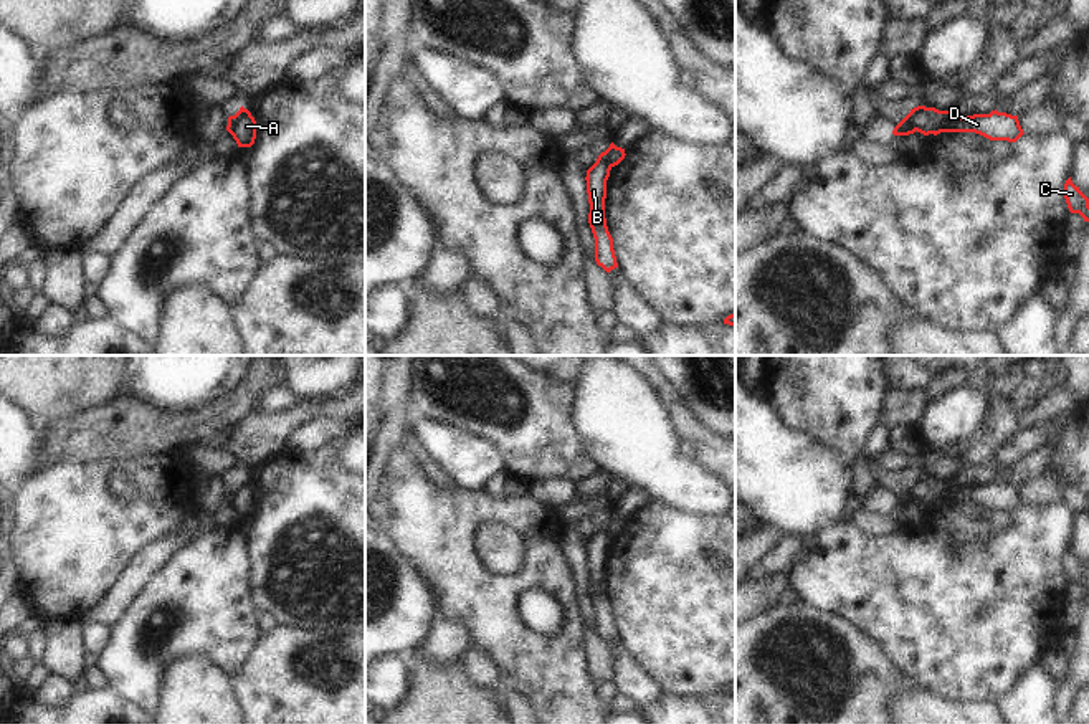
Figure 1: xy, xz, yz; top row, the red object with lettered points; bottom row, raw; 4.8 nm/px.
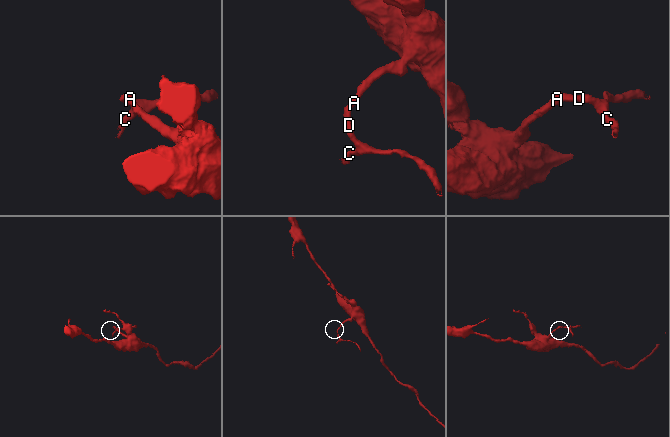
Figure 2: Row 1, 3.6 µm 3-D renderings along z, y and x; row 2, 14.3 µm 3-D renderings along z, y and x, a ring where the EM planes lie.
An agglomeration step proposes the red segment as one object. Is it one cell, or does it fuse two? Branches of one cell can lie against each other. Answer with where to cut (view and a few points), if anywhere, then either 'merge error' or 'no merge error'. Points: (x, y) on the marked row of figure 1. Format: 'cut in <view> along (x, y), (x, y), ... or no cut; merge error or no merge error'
cut in yz along (906, 116), (916, 129); merge error

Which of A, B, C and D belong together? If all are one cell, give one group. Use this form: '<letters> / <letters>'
A / B C D

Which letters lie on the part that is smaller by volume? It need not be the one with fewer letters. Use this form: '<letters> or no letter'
B, C, D

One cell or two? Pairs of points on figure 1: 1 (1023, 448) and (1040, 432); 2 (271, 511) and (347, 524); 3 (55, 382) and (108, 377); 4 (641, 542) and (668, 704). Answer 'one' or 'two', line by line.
1: one
2: one
3: one
4: two

